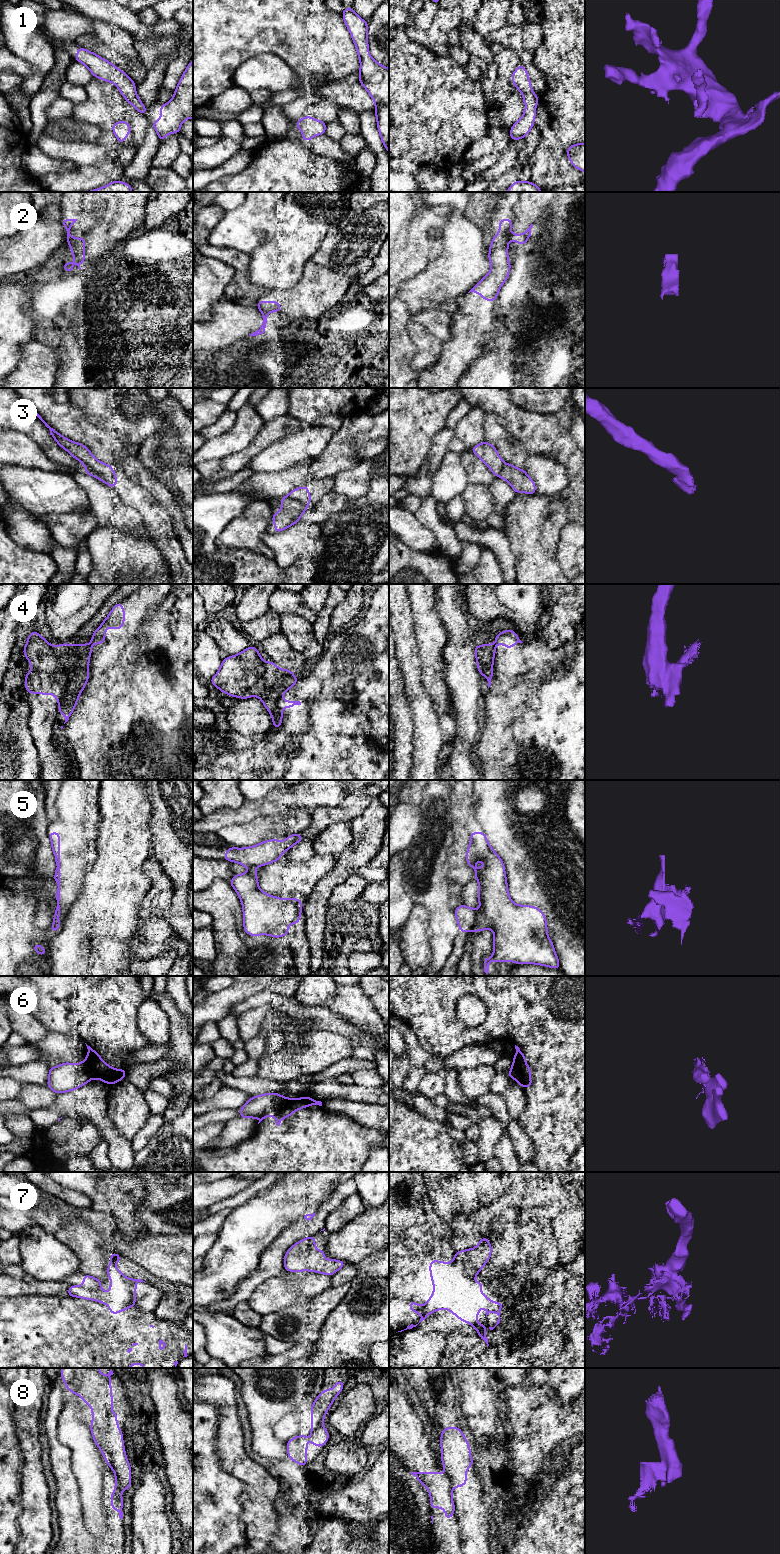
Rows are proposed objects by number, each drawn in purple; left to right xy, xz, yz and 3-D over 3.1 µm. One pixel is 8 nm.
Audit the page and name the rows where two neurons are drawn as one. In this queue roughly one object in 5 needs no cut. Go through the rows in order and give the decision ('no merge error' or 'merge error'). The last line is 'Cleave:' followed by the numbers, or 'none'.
1: no merge error
2: merge error
3: merge error
4: merge error
5: merge error
6: merge error
7: merge error
8: merge error
Cleave: 2, 3, 4, 5, 6, 7, 8

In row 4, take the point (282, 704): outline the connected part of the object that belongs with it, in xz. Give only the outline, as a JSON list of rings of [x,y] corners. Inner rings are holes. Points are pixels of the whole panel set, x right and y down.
[[[279,699],[277,704],[280,709],[285,709],[287,706],[290,709],[292,709],[295,705],[301,705],[301,702],[300,701],[290,701],[290,700],[285,701],[285,700]]]

